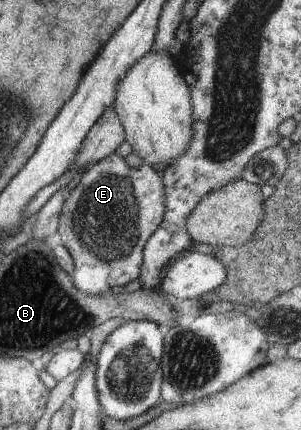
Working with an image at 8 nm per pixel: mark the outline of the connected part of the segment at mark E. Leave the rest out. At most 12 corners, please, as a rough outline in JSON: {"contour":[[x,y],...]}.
{"contour":[[112,152],[83,171],[57,231],[74,289],[137,279],[164,192]]}

